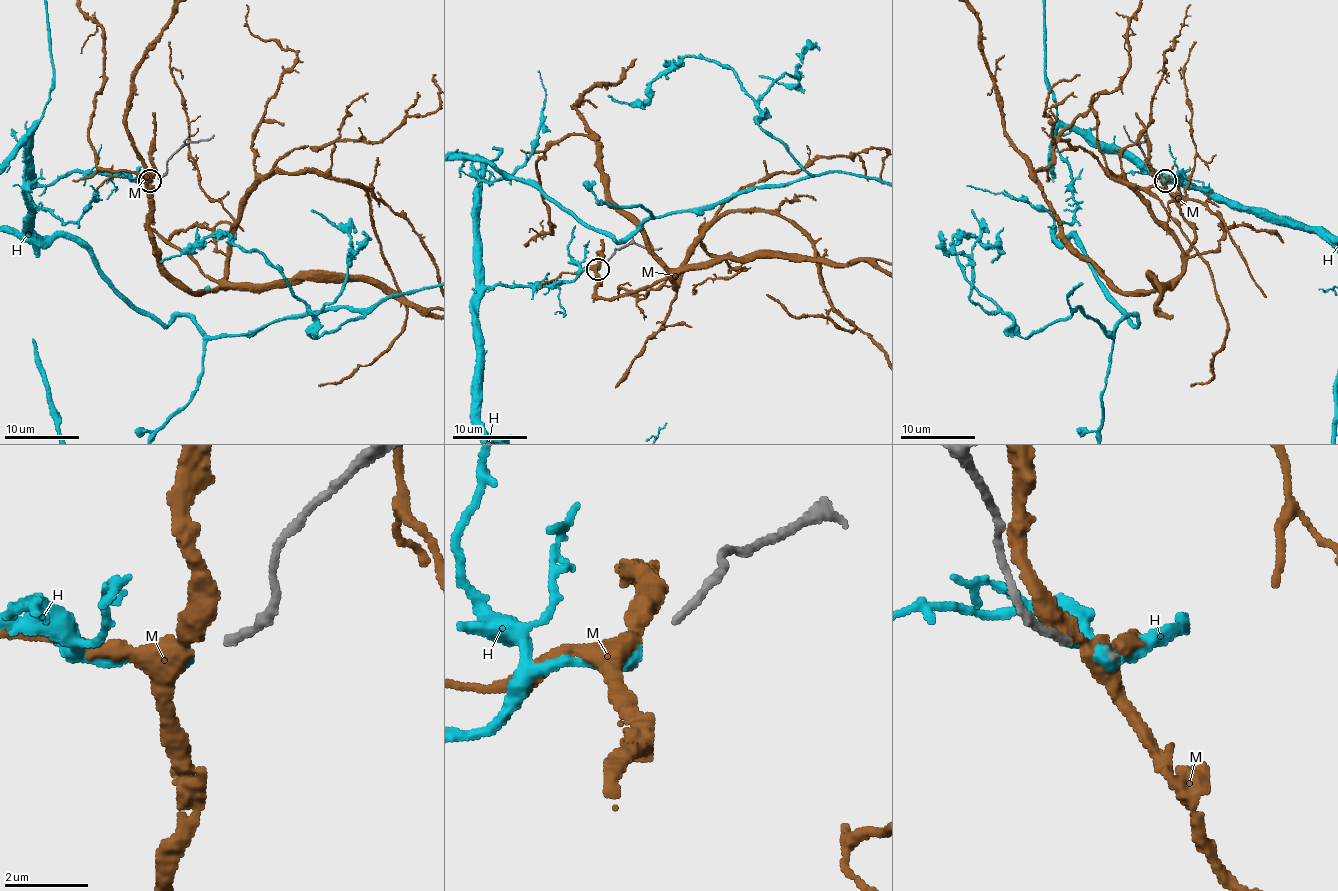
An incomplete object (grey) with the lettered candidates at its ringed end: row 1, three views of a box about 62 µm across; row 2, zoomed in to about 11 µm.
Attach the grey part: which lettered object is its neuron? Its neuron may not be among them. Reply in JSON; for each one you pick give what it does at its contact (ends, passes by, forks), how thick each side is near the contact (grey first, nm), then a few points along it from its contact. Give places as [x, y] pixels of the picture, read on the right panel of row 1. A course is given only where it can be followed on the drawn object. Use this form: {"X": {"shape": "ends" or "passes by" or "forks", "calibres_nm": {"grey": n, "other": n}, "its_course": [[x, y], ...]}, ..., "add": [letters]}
{"add": []}

